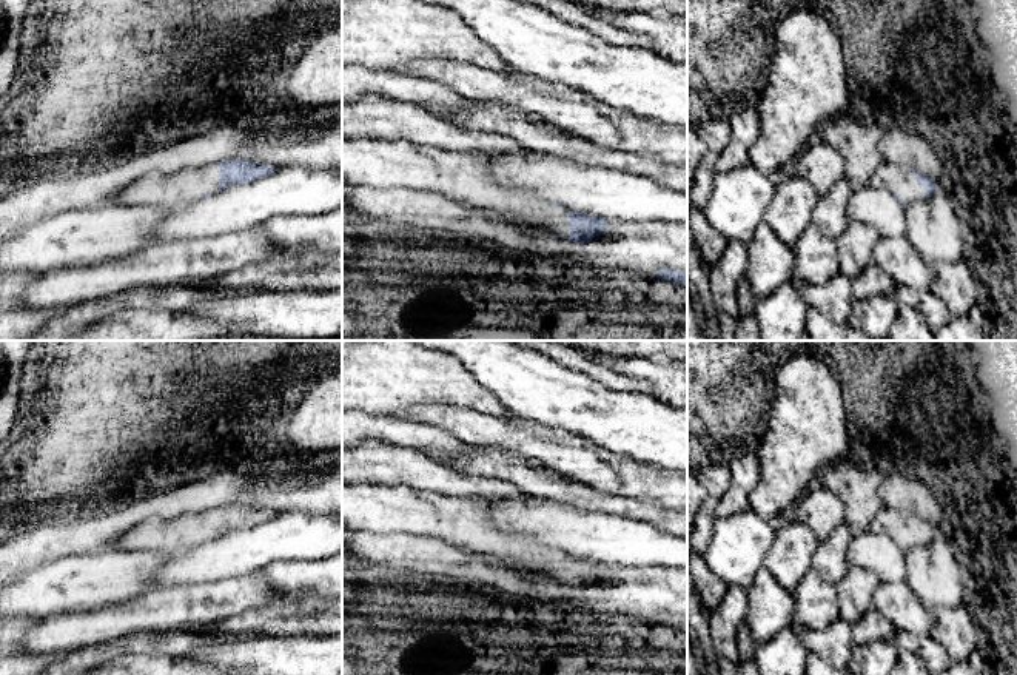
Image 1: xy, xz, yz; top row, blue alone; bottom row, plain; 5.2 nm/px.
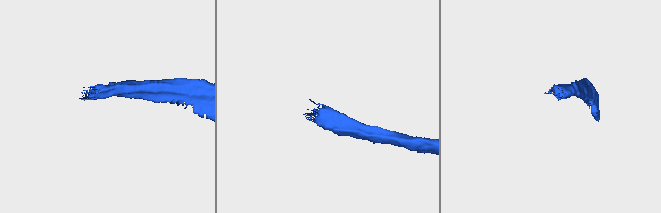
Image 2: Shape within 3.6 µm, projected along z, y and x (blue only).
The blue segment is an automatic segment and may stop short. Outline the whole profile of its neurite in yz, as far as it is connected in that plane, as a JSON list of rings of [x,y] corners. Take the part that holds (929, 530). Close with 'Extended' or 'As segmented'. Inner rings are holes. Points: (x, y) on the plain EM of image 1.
[[[883,507],[869,524],[869,532],[889,535],[903,552],[931,542],[937,530],[918,516],[898,513],[888,507]]]. Extended

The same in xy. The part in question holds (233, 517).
[[[230,504],[205,513],[190,513],[173,519],[153,518],[119,535],[112,546],[119,552],[179,553],[199,542],[225,536],[228,532],[253,529],[274,516],[277,515],[270,510]]]. Extended

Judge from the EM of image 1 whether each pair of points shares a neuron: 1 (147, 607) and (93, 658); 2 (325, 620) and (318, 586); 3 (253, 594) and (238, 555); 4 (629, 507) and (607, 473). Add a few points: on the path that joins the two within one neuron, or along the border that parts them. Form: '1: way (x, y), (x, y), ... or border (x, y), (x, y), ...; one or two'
1: border (148, 631), (127, 634), (87, 648); two
2: border (325, 597), (308, 597), (285, 603); two
3: border (261, 569), (210, 583); two
4: border (589, 484), (617, 495), (654, 500), (658, 504); two

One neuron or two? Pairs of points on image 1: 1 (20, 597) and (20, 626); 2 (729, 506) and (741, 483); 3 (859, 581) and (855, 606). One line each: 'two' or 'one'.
1: two
2: one
3: one

